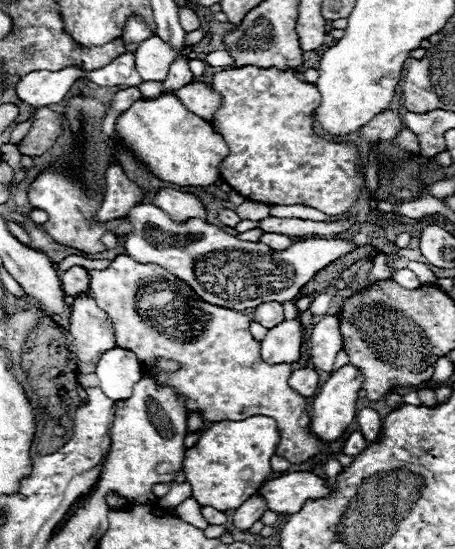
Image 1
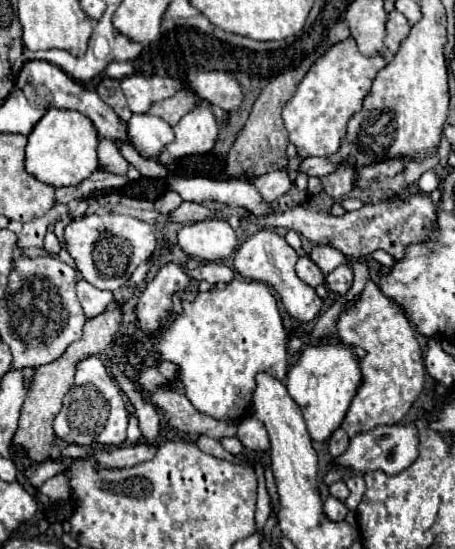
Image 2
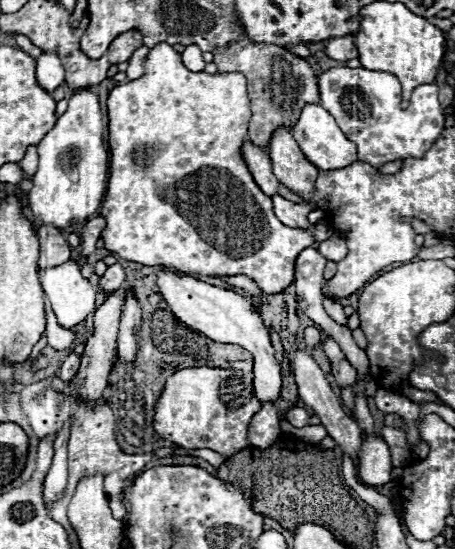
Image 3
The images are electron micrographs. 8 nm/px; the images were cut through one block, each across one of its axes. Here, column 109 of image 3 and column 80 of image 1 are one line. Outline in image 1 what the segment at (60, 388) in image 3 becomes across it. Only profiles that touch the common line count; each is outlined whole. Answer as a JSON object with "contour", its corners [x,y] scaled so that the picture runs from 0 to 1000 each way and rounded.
{"contour":[[[176,536],[158,550],[158,579],[154,579],[154,645],[167,656],[171,681],[202,681],[220,648],[255,634],[246,590],[233,572],[215,561],[207,543]]]}

